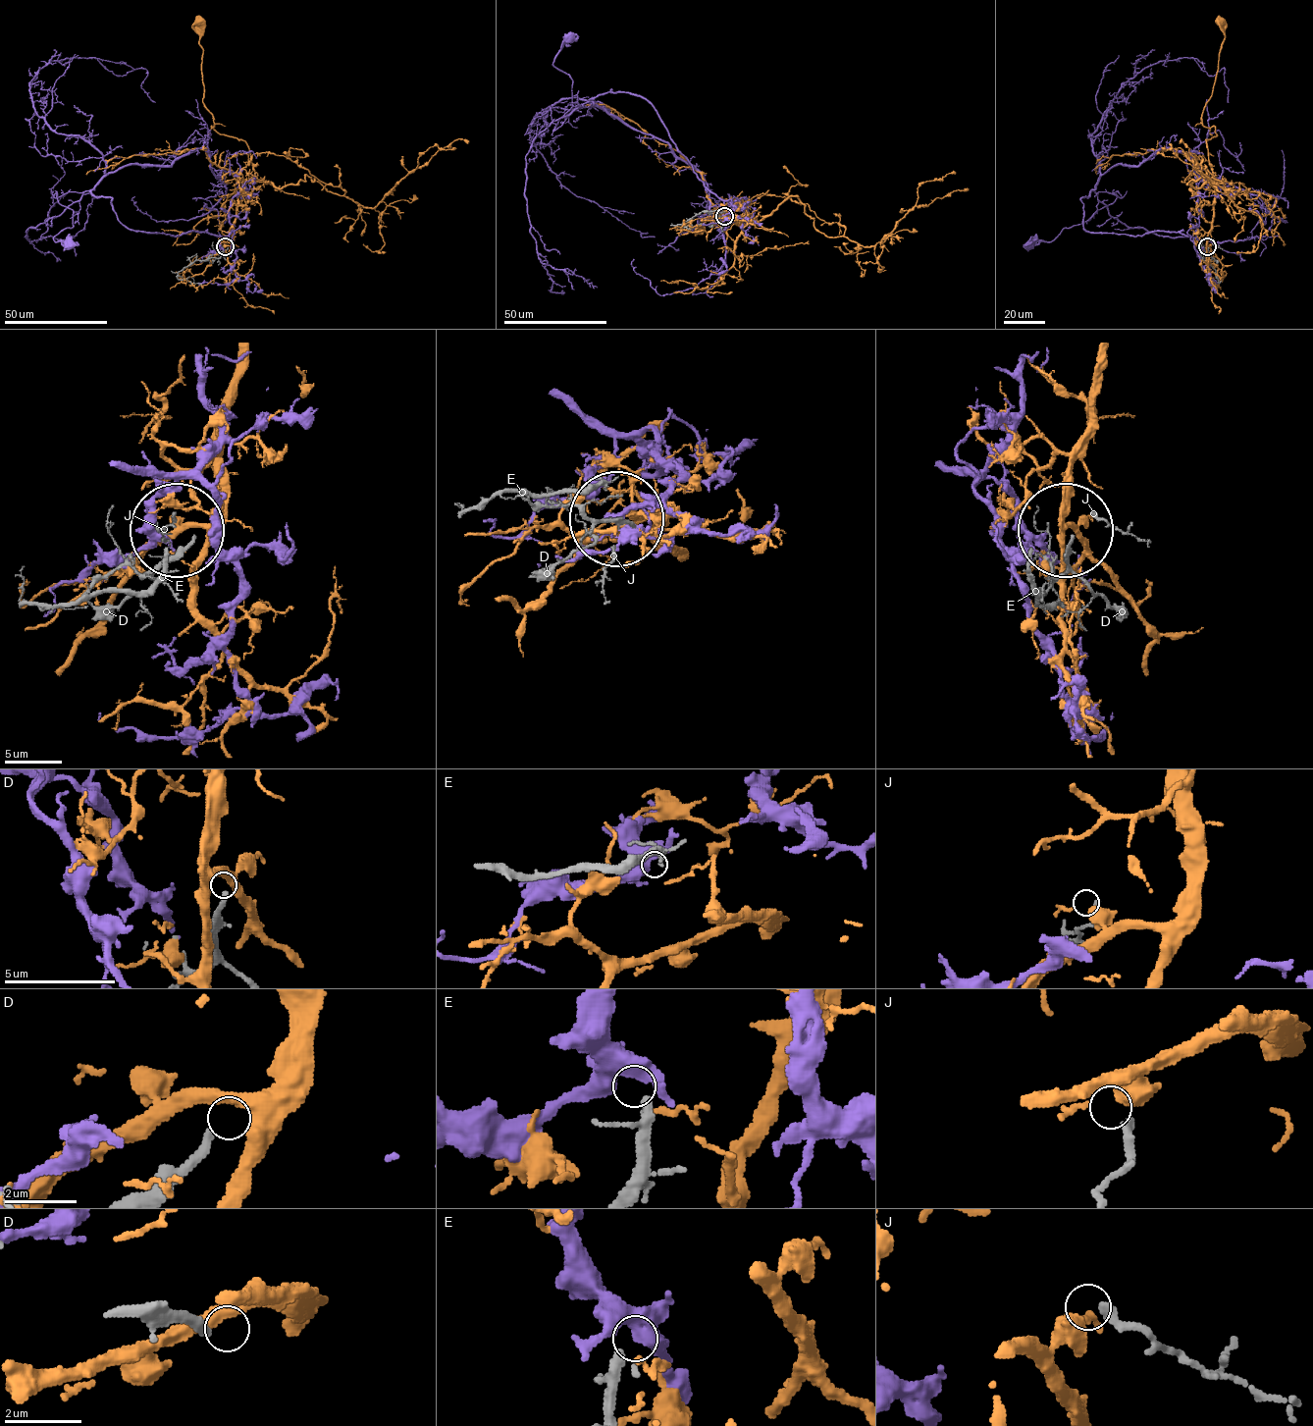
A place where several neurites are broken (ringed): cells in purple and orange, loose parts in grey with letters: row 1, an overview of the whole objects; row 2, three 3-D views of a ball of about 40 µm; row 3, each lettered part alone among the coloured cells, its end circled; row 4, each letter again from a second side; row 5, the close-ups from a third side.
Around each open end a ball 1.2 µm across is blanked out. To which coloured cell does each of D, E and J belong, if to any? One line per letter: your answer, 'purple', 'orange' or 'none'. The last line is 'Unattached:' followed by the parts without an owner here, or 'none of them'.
D: none
E: none
J: orange
Unattached: D, E

